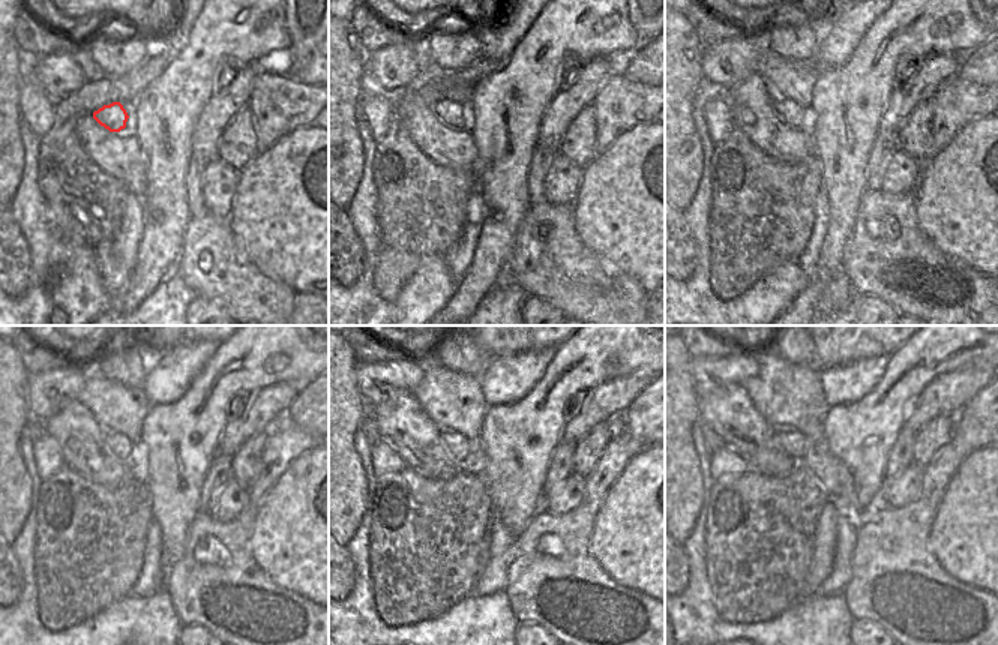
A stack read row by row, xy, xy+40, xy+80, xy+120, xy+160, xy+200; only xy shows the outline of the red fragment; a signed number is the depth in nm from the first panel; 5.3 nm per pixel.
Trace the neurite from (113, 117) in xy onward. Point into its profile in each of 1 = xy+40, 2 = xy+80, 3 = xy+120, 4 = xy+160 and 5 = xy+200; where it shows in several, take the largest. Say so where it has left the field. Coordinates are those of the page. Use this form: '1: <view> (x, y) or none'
1: xy+40 (449, 111)
2: xy+80 (791, 113)
3: xy+120 (119, 444)
4: xy+160 (456, 444)
5: xy+200 (793, 441)

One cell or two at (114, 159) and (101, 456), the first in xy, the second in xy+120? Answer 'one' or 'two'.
one

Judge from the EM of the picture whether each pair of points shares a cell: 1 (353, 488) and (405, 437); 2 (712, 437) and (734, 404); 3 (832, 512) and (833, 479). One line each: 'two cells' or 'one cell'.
1: two cells
2: two cells
3: two cells

